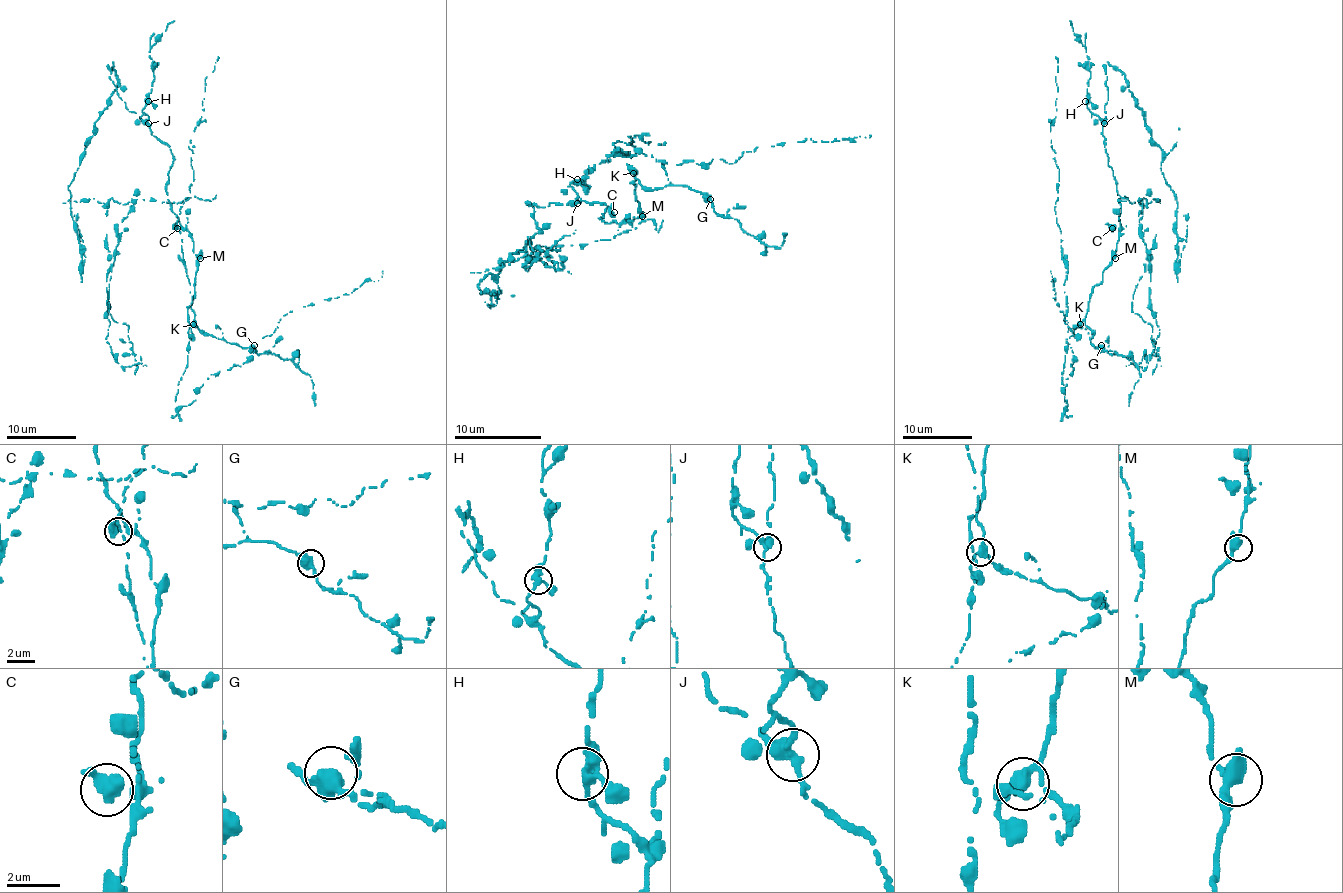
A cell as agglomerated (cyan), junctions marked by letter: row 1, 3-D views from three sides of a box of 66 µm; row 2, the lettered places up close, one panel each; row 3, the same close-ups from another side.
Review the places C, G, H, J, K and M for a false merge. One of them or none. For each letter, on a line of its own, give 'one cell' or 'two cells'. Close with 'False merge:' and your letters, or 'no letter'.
C: one cell
G: one cell
H: one cell
J: two cells
K: one cell
M: one cell
False merge: J

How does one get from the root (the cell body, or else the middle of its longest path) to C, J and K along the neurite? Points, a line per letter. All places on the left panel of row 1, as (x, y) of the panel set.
C: (196, 256), (193, 253), (191, 235), (177, 221), (177, 228)
J: (196, 256), (191, 235), (167, 199), (170, 148), (151, 134), (148, 124)
K: (196, 256), (198, 268), (195, 272), (195, 298), (191, 305), (195, 314), (193, 324)

